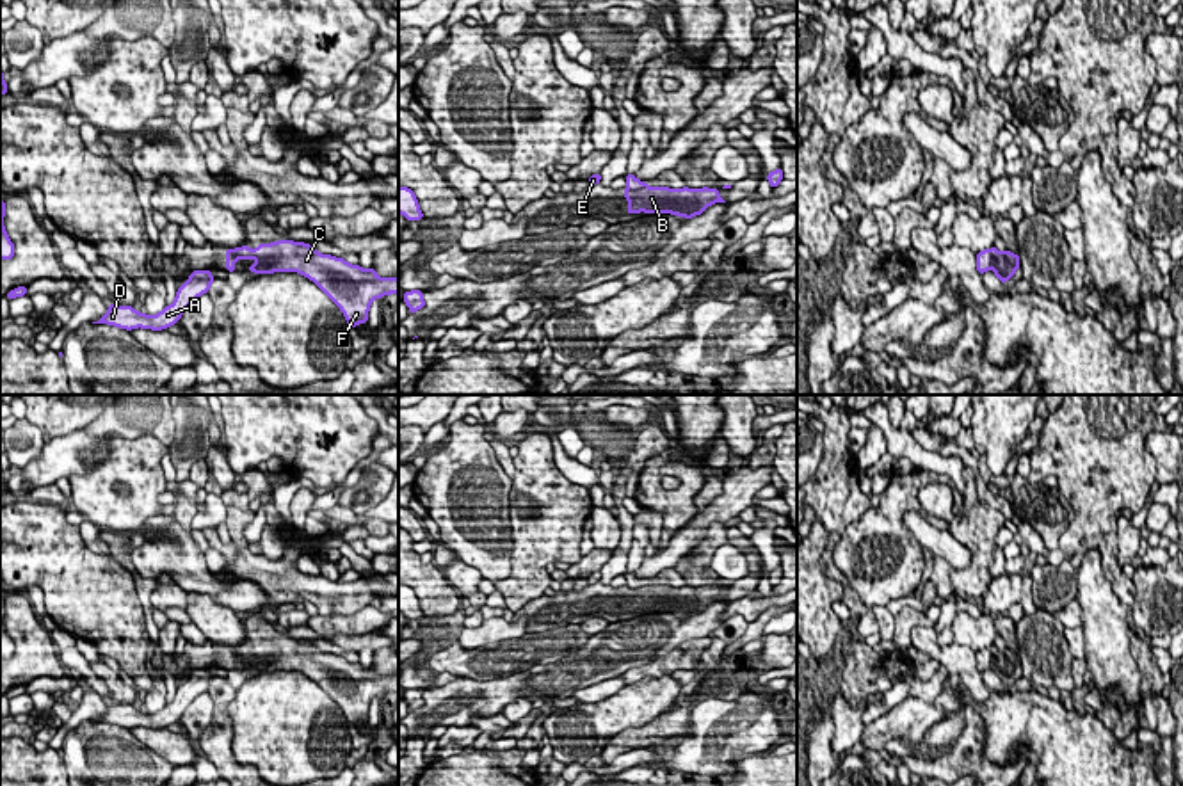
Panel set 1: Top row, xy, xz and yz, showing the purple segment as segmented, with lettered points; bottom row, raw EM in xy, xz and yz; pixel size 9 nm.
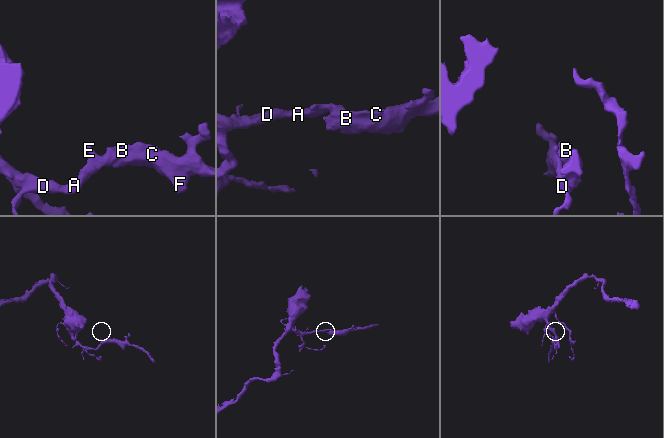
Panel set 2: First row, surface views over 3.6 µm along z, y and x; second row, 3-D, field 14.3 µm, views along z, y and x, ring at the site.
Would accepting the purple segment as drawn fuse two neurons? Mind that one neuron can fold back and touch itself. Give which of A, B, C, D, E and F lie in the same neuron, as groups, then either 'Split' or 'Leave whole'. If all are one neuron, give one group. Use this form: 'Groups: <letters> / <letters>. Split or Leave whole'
Groups: A D E / B C F. Split

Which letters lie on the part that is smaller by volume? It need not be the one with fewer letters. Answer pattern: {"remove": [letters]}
{"remove": ["B", "C", "F"]}

